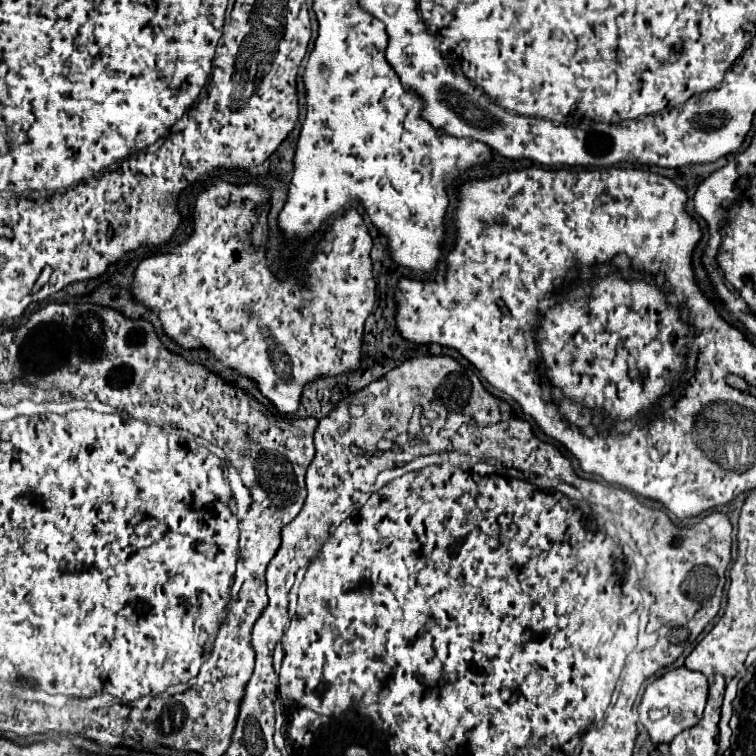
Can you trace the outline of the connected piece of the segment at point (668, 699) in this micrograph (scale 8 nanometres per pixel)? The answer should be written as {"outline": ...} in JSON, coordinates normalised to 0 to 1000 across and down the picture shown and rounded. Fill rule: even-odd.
{"outline":[[[907,881],[884,886],[854,907],[854,913],[849,918],[849,929],[844,934],[847,955],[857,966],[862,981],[868,981],[868,984],[889,981],[889,976],[894,971],[899,971],[905,963],[921,960],[926,955],[931,934],[934,934],[934,923],[937,923],[937,902],[926,889],[915,889]],[[865,939],[876,939],[876,944],[860,947]]]}

